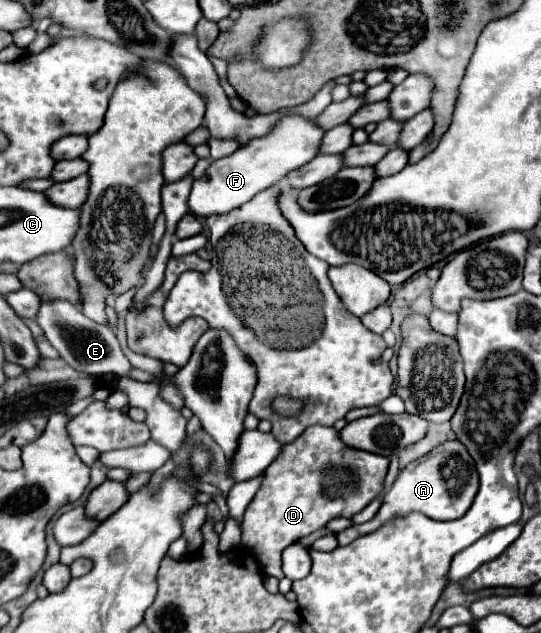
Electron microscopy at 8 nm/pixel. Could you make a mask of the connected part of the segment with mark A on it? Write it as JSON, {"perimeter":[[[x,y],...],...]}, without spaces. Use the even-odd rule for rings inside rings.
{"perimeter":[[[457,439],[445,441],[445,443],[437,445],[425,457],[421,457],[421,459],[409,463],[405,469],[401,469],[393,487],[385,493],[381,509],[377,511],[377,515],[371,521],[367,521],[363,525],[351,525],[351,527],[339,531],[335,537],[337,537],[339,545],[347,545],[347,543],[355,541],[357,537],[375,531],[385,521],[389,521],[389,517],[401,517],[411,511],[419,511],[435,521],[451,521],[455,517],[461,517],[471,507],[471,501],[475,499],[477,489],[479,489],[479,473],[475,469],[471,455],[467,453],[465,445]]]}

